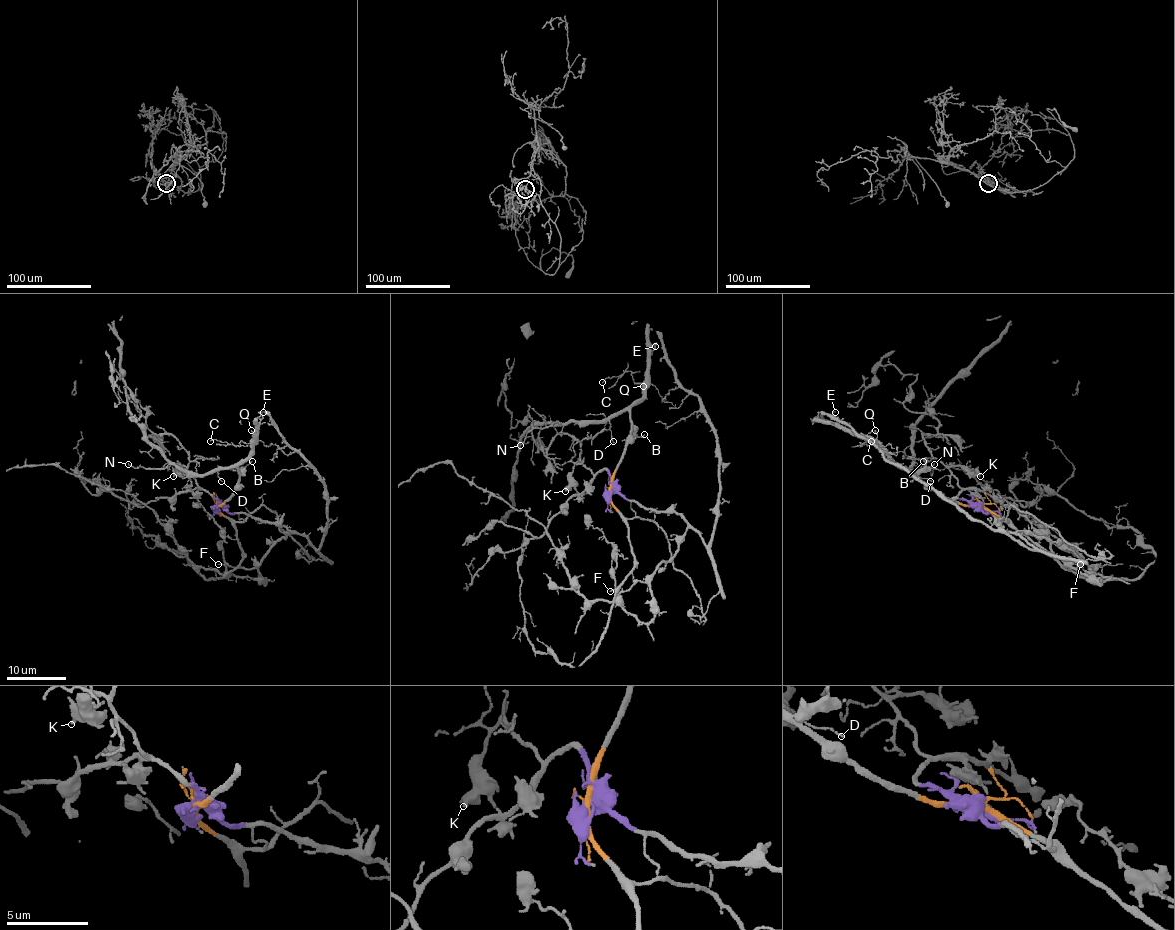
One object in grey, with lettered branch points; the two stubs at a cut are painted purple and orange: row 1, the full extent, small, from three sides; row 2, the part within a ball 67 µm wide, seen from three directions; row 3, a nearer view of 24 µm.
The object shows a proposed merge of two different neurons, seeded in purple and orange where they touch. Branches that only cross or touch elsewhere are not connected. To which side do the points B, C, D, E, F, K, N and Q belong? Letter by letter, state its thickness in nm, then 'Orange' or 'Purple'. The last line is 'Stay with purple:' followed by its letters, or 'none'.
B: Thickness 130 nm. Orange
C: Thickness 110 nm. Orange
D: Thickness 100 nm. Orange
E: Thickness 130 nm. Orange
F: Thickness 100 nm. Orange
K: Thickness 340 nm. Purple
N: Thickness 120 nm. Orange
Q: Thickness 130 nm. Orange
Stay with purple: K

